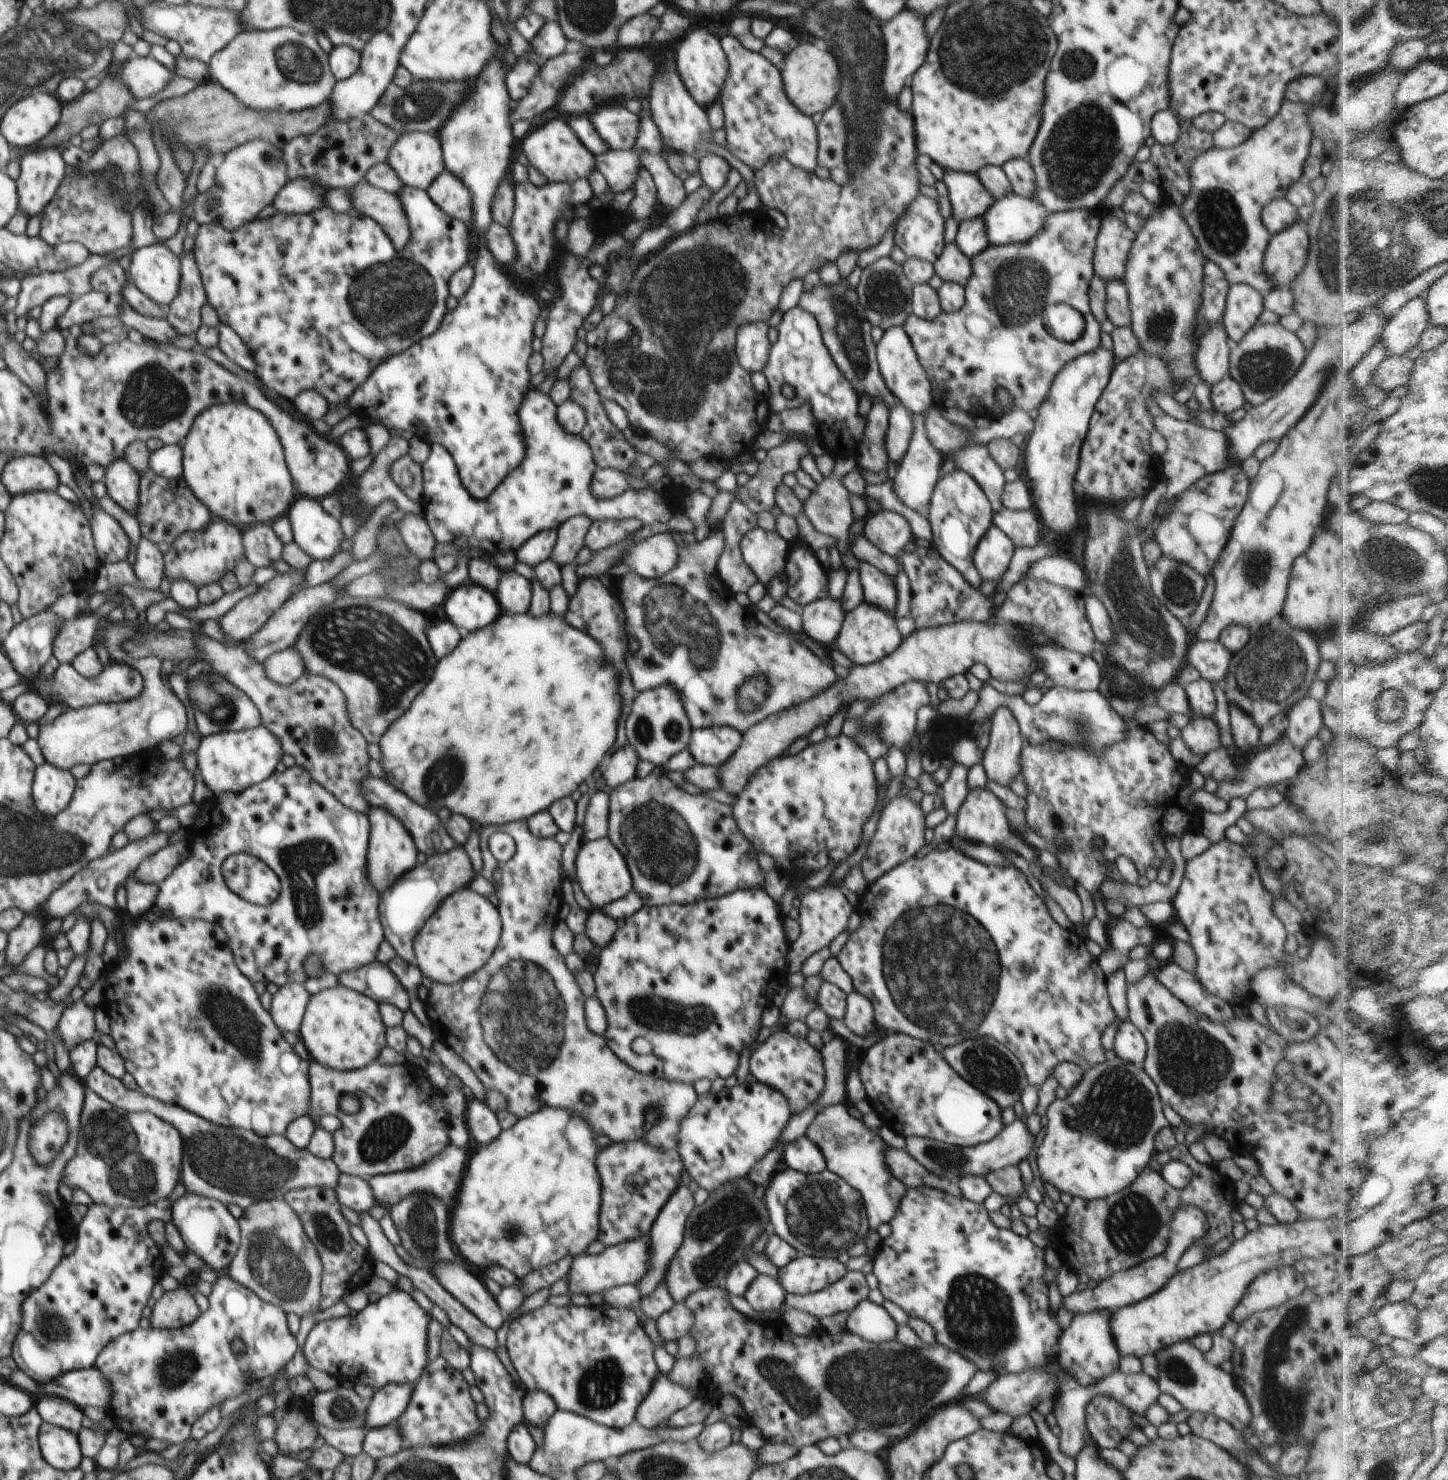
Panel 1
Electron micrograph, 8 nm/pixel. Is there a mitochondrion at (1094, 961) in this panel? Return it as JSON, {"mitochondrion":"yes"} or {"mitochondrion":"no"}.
{"mitochondrion":"no"}

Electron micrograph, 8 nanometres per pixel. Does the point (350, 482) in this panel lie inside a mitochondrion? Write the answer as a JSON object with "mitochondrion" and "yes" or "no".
{"mitochondrion":"no"}

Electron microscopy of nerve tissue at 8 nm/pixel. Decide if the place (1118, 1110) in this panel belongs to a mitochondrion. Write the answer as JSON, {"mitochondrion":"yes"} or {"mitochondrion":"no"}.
{"mitochondrion":"yes"}

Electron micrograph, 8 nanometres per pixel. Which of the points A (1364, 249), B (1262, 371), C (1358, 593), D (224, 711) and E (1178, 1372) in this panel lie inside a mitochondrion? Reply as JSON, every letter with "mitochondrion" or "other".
{"A":"mitochondrion","B":"mitochondrion","C":"mitochondrion","D":"mitochondrion","E":"mitochondrion"}

